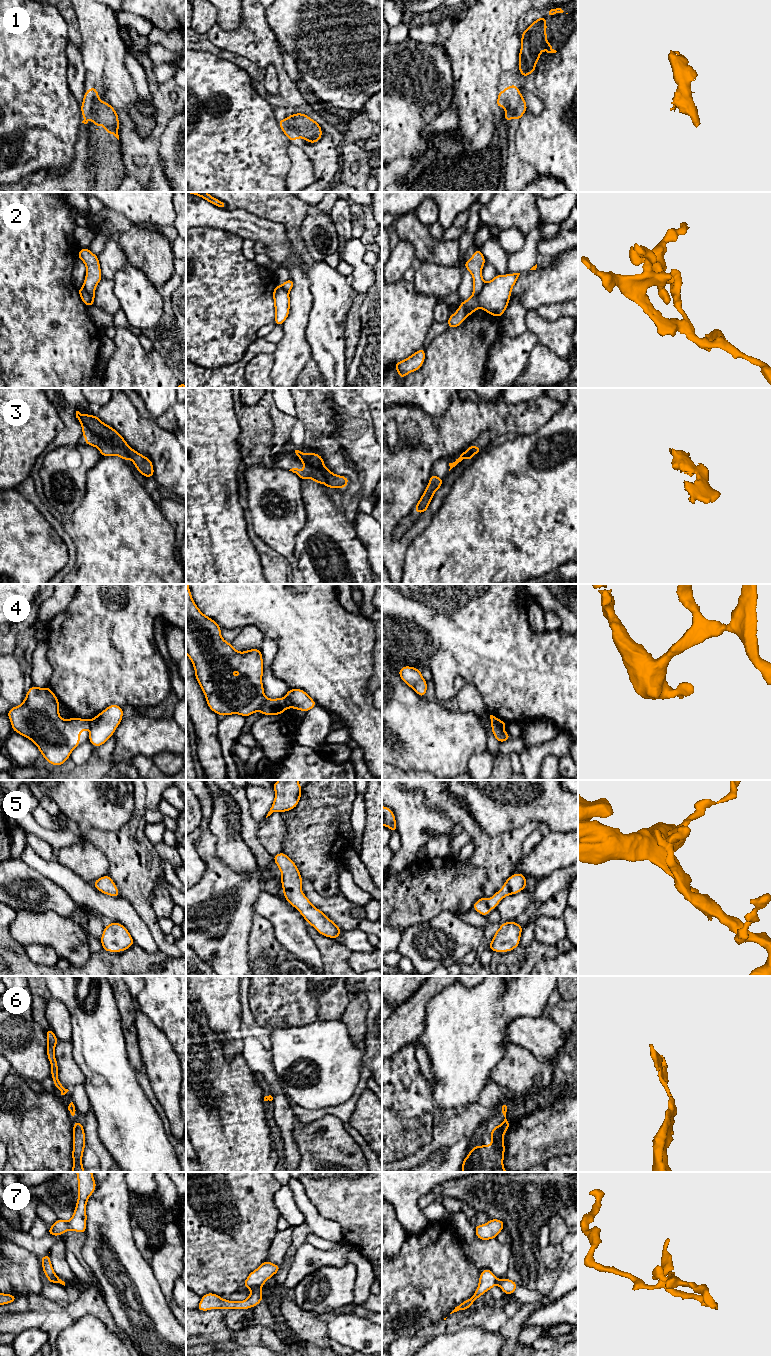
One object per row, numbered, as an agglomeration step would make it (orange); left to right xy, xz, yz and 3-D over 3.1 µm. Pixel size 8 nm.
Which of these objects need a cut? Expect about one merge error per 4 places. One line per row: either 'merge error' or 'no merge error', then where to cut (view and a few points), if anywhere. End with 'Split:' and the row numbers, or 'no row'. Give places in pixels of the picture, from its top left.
1: no merge error | no cut
2: merge error | yz (485, 283), (478, 295), (479, 306)
3: no merge error | no cut
4: merge error | xz (284, 700), (287, 707)
5: no merge error | no cut
6: no merge error | no cut
7: merge error | xz (260, 1286), (253, 1288)
Split: 2, 4, 7

